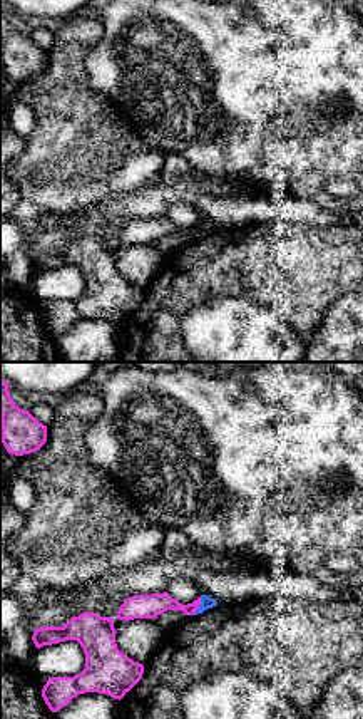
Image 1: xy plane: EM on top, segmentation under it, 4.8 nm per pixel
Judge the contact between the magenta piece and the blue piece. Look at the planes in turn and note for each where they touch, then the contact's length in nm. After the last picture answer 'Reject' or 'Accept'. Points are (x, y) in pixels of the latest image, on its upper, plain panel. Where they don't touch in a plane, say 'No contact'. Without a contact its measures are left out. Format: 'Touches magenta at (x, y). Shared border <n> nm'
Touches magenta at (199, 228). Shared border 100 nm

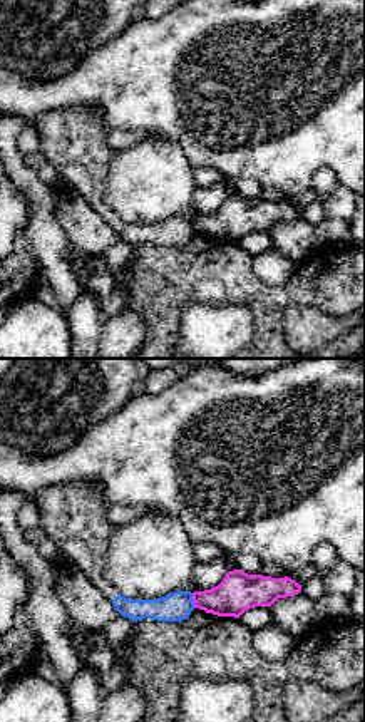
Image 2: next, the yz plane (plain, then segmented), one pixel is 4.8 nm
Touches magenta at (193, 225). Shared border 70 nm

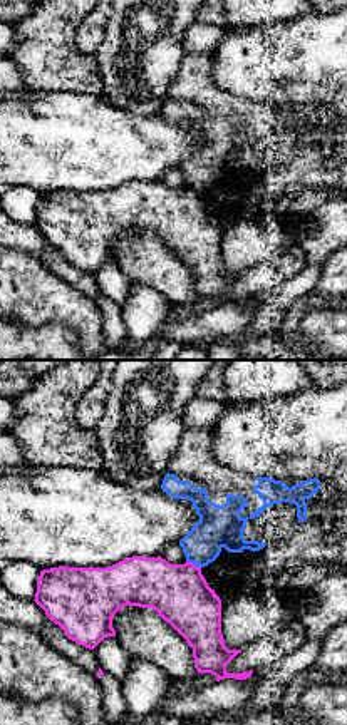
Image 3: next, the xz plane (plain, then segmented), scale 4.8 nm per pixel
Touches magenta at (191, 188). Shared border 80 nm

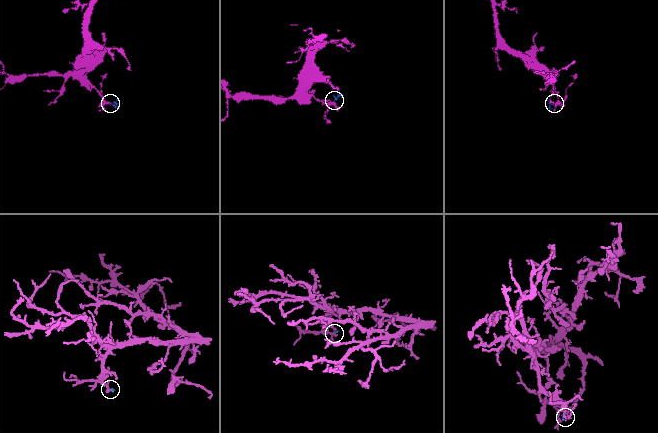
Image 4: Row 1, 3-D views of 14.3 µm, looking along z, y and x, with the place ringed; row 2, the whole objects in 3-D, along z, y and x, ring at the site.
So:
Reject

